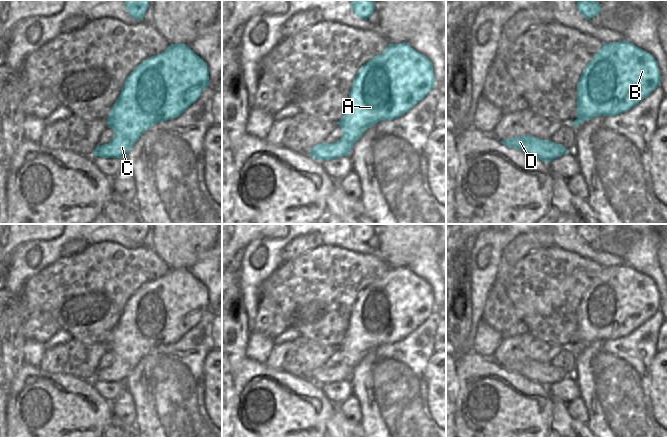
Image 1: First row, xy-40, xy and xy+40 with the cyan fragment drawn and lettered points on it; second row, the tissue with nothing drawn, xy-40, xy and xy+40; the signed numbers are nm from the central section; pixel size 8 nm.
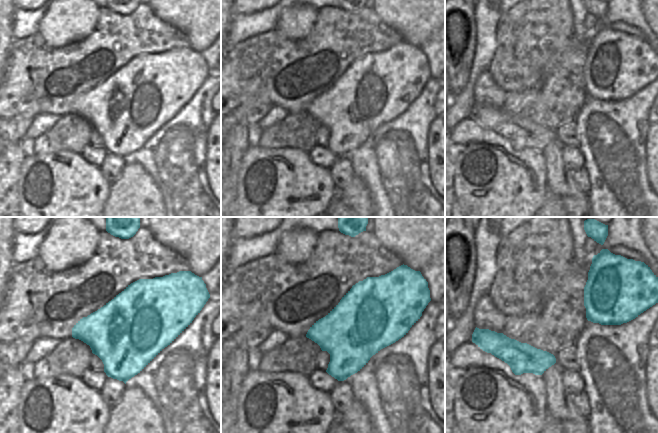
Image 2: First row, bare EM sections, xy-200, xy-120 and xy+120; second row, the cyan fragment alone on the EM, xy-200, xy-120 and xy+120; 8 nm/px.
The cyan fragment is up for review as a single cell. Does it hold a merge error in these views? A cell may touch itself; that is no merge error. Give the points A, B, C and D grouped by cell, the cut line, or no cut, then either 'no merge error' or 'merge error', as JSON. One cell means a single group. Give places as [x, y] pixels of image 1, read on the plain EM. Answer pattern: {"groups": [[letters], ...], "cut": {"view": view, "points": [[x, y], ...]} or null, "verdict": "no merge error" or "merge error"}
{"groups": [["A", "B", "C", "D"]], "cut": null, "verdict": "no merge error"}

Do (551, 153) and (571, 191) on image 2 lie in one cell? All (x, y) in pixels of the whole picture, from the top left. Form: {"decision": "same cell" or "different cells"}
{"decision": "same cell"}

